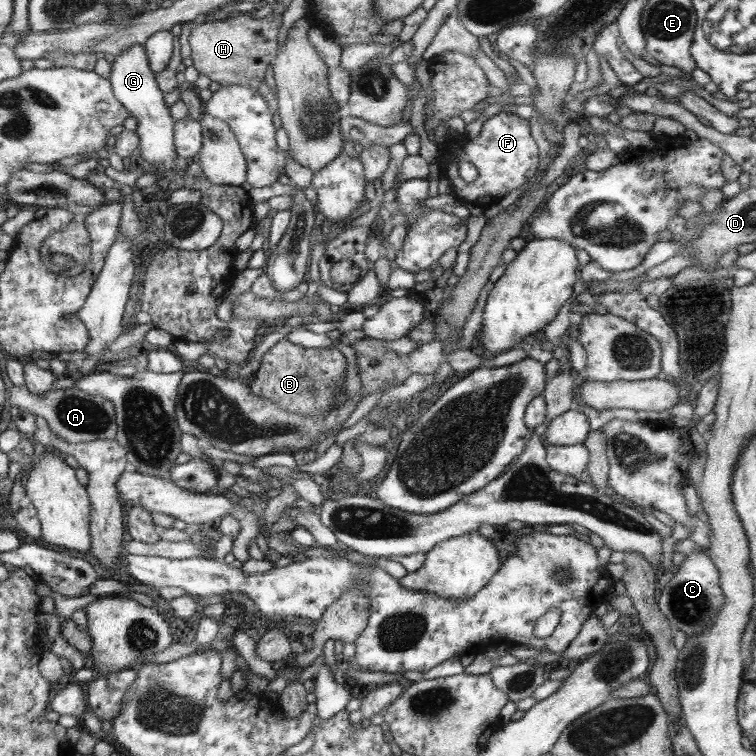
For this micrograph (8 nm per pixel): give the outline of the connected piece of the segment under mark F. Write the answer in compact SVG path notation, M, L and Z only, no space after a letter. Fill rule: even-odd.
M500 111L483 123L478 136L470 138L466 132L459 133L458 139L446 136L443 144L444 149L439 151L437 158L441 176L450 180L452 193L457 200L475 211L497 204L511 190L526 184L538 168L538 146L530 136L530 122L516 112ZM460 162L474 164L478 170L478 178L472 182L464 181L458 174Z

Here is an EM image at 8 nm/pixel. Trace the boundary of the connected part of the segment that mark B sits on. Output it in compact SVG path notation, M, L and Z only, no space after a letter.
M285 336L272 346L260 362L260 368L252 375L253 392L272 400L286 412L298 412L302 416L321 416L334 403L336 388L342 386L346 376L347 361L336 348L302 348L289 342Z

